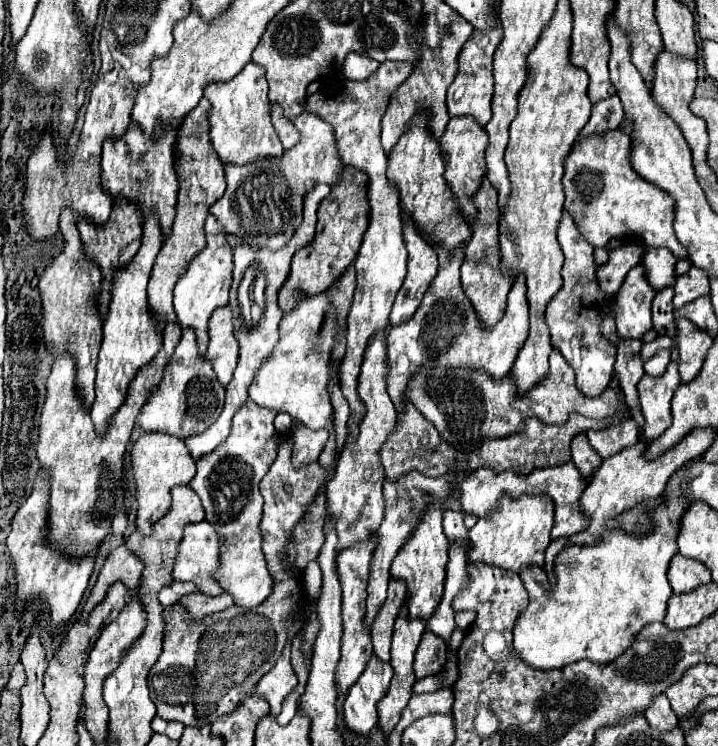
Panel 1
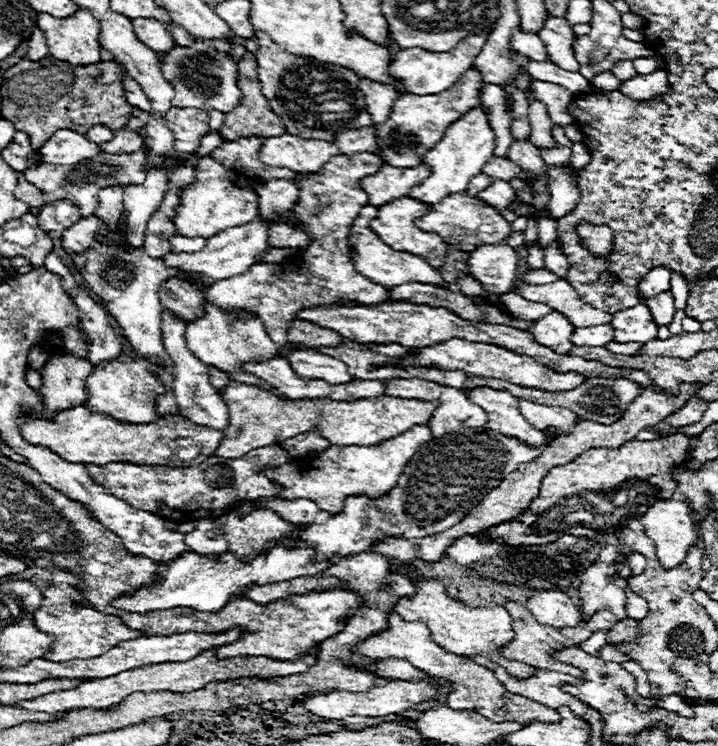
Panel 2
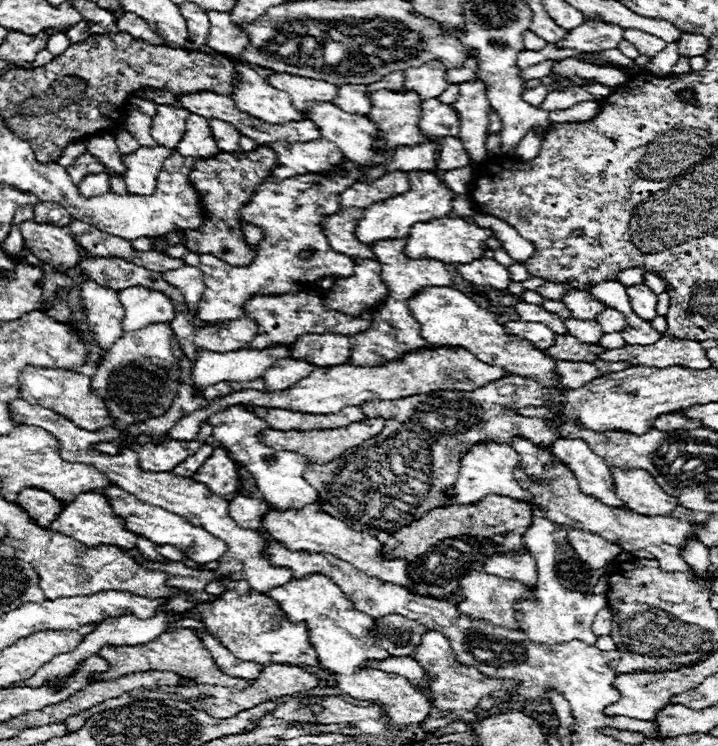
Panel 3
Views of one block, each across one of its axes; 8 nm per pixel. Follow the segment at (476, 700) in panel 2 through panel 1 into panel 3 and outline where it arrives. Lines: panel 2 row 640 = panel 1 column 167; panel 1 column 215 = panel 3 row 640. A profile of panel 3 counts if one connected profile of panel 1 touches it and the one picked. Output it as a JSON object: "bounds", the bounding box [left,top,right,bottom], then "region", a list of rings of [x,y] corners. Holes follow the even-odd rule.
{"bounds":[372,614,426,656],"region":[[[390,614],[374,620],[372,638],[390,656],[410,656],[422,642],[426,628],[414,620],[402,618],[400,614]]]}

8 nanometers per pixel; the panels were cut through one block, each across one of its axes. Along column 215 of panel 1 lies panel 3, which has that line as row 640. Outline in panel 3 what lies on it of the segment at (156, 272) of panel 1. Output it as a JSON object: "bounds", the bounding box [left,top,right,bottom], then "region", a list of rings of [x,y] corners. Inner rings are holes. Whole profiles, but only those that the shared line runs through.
{"bounds":[99,627,254,688],"region":[[[178,627],[174,631],[161,634],[155,640],[145,645],[137,646],[112,646],[105,645],[99,655],[110,662],[110,670],[106,674],[102,674],[102,680],[114,680],[118,676],[126,676],[126,674],[134,674],[134,672],[142,672],[142,670],[170,670],[176,672],[180,676],[190,676],[190,678],[198,678],[196,682],[206,682],[206,684],[214,684],[214,686],[226,686],[226,688],[246,688],[250,686],[250,682],[254,680],[238,680],[238,678],[230,678],[228,674],[222,674],[216,666],[216,662],[212,660],[210,652],[206,650],[202,638],[196,636],[196,630],[190,628]]]}

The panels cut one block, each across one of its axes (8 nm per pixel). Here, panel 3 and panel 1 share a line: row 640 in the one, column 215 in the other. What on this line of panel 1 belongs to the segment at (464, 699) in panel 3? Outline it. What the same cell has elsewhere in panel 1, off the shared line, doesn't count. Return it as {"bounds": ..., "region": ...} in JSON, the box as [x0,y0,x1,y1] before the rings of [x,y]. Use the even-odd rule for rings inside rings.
{"bounds":[184,184,330,460],"region":[[[318,184],[318,186],[314,186],[314,190],[310,190],[310,194],[306,194],[306,198],[304,198],[304,222],[298,226],[292,240],[284,248],[262,250],[262,248],[250,248],[246,244],[240,244],[240,246],[234,248],[234,272],[232,272],[234,282],[232,282],[232,288],[230,288],[230,306],[232,306],[232,312],[234,312],[234,334],[236,334],[238,344],[240,344],[240,358],[238,358],[238,368],[234,372],[234,378],[226,386],[226,404],[224,404],[220,418],[206,432],[190,436],[190,438],[184,440],[194,460],[212,452],[214,448],[218,448],[228,438],[232,416],[248,400],[248,386],[252,384],[256,370],[260,368],[262,360],[272,352],[274,344],[278,342],[278,322],[284,314],[278,306],[278,294],[280,294],[280,290],[282,290],[282,286],[284,286],[284,282],[290,274],[290,264],[292,264],[294,252],[304,248],[306,244],[310,244],[312,238],[314,238],[316,210],[318,210],[318,204],[324,200],[324,196],[328,196],[328,192],[330,192],[328,184]],[[240,294],[248,294],[250,306],[246,306],[244,300],[240,300]]]}

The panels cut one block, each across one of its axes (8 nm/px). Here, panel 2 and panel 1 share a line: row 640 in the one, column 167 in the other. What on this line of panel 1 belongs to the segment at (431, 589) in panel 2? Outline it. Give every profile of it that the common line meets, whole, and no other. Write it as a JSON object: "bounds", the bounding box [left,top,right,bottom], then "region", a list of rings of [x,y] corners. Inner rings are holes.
{"bounds":[132,432,196,536],"region":[[[164,432],[142,434],[140,440],[134,444],[132,456],[132,470],[134,470],[134,488],[138,500],[138,516],[136,516],[136,530],[142,536],[150,536],[152,524],[162,518],[170,508],[170,490],[174,486],[188,486],[194,478],[196,462],[192,460],[190,452],[184,446],[184,440],[174,438]]]}

